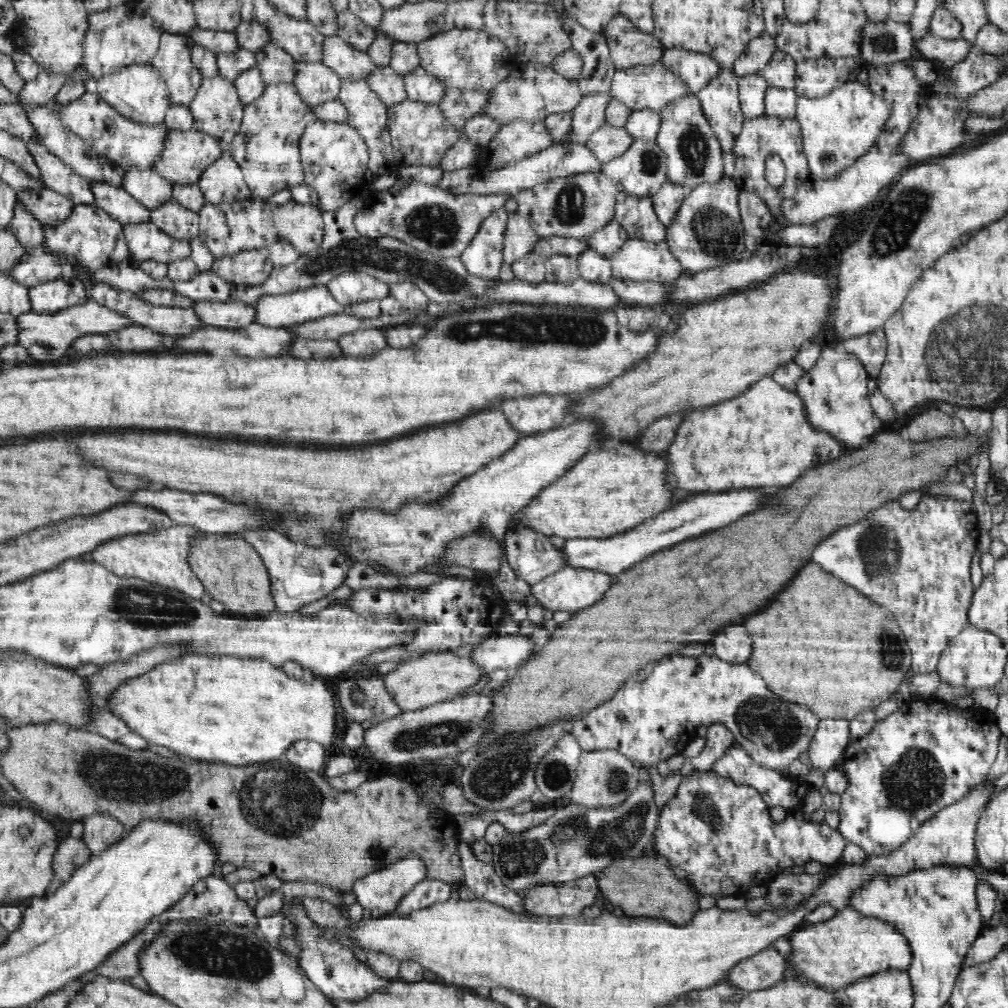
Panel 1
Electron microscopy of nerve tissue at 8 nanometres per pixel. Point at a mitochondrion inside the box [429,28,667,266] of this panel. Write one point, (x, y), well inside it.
(568, 204)

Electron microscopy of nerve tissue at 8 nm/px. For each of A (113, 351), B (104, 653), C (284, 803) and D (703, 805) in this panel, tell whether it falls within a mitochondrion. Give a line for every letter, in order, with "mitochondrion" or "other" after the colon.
A: other
B: other
C: mitochondrion
D: mitochondrion

